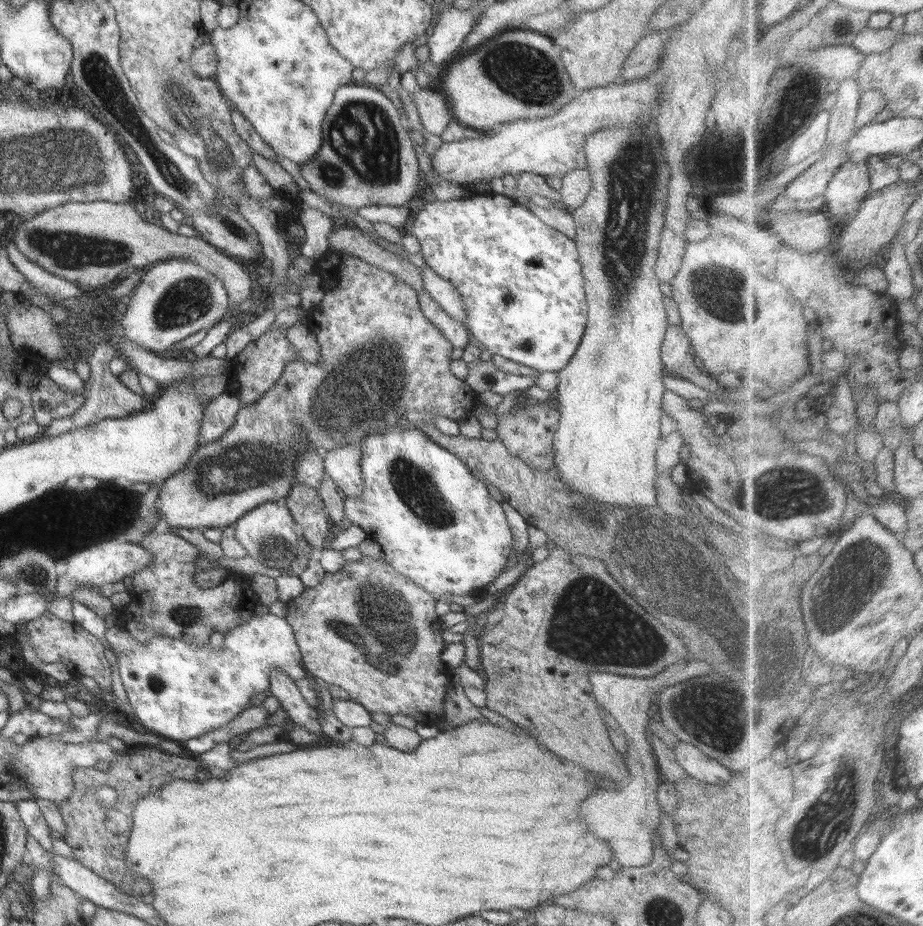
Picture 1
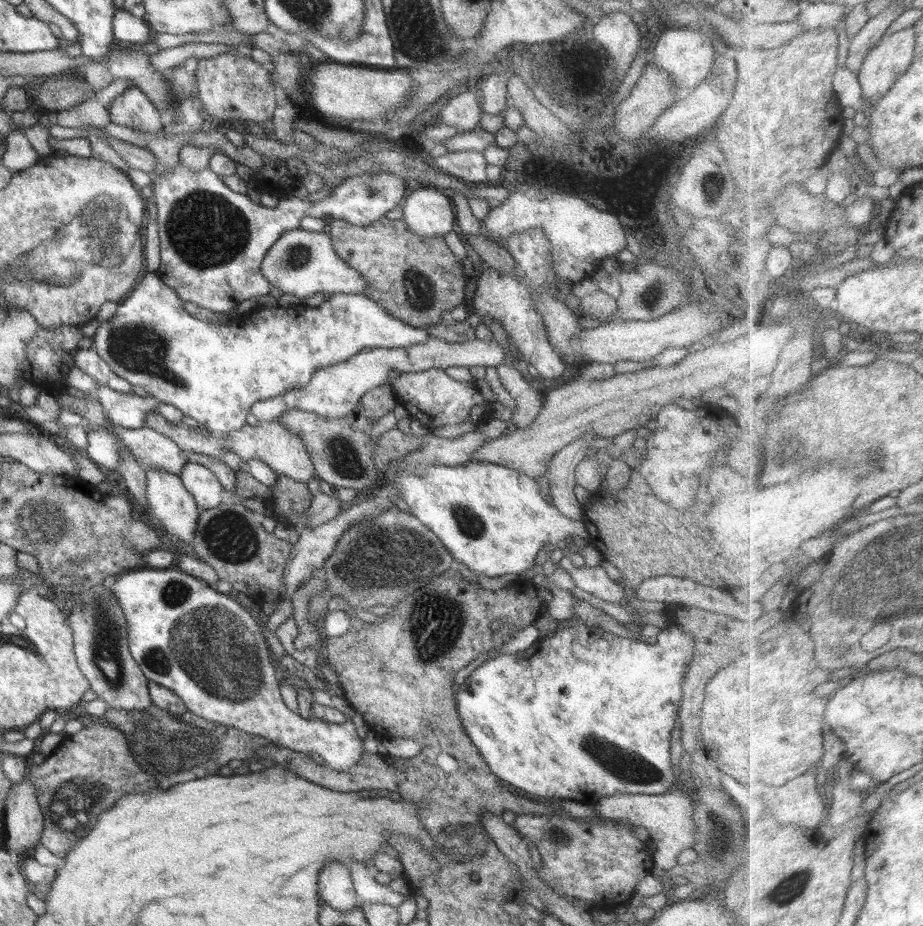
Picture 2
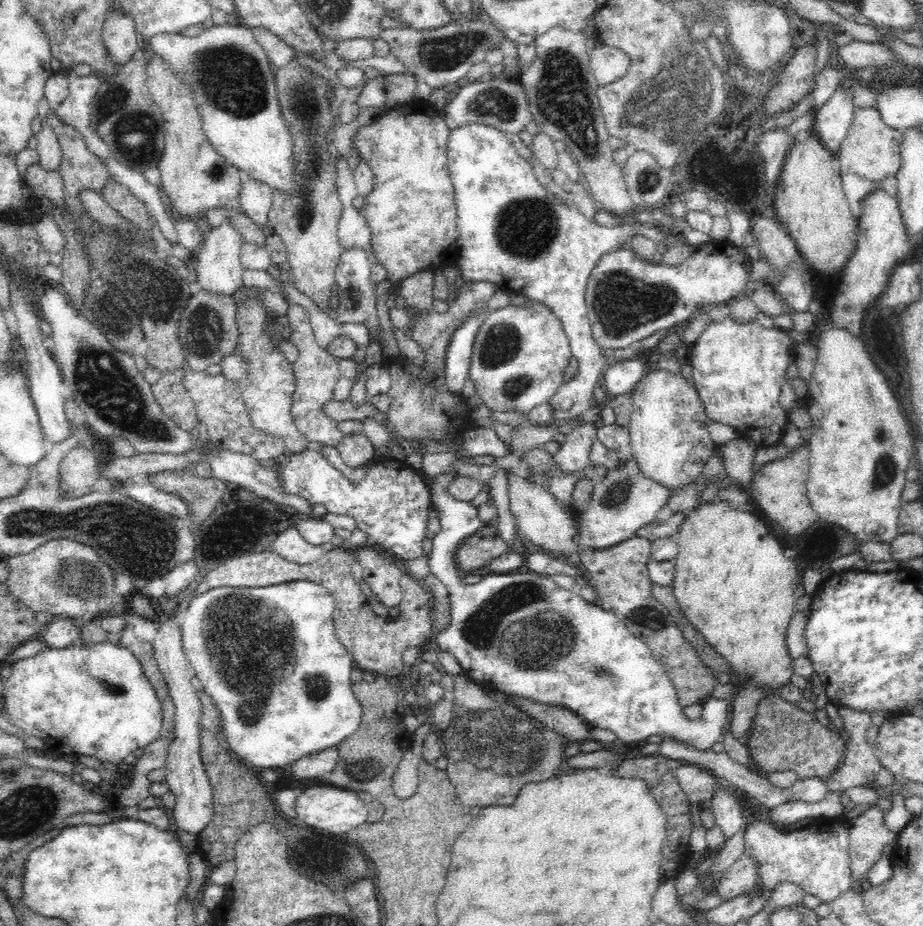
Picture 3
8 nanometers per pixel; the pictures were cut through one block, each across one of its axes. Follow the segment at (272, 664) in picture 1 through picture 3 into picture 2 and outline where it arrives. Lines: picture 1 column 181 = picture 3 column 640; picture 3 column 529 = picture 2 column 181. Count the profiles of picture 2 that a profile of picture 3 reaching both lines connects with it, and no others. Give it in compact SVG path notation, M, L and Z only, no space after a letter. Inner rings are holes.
M174 567L134 572L128 570L116 575L116 582L110 584L110 588L126 617L130 654L144 676L176 693L184 701L186 710L207 721L226 724L255 737L264 737L271 744L299 753L318 753L322 764L332 770L348 771L360 761L365 752L363 739L356 733L351 718L342 724L306 719L284 704L274 666L270 662L271 649L262 634L262 628L249 609L238 604L234 598L217 592L213 584Z

